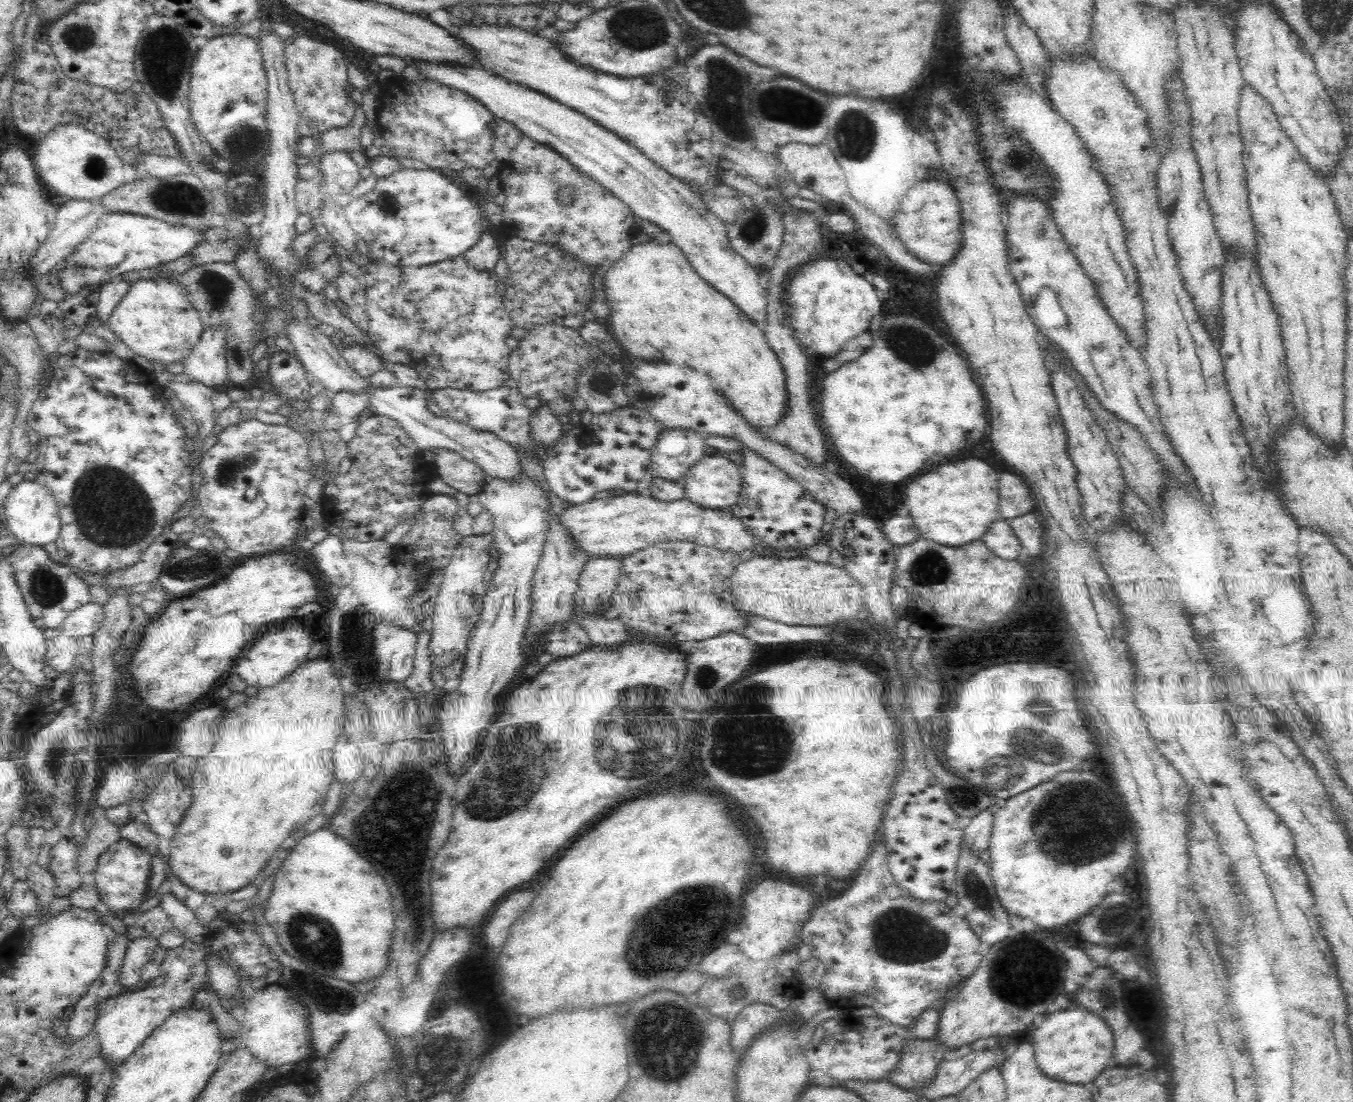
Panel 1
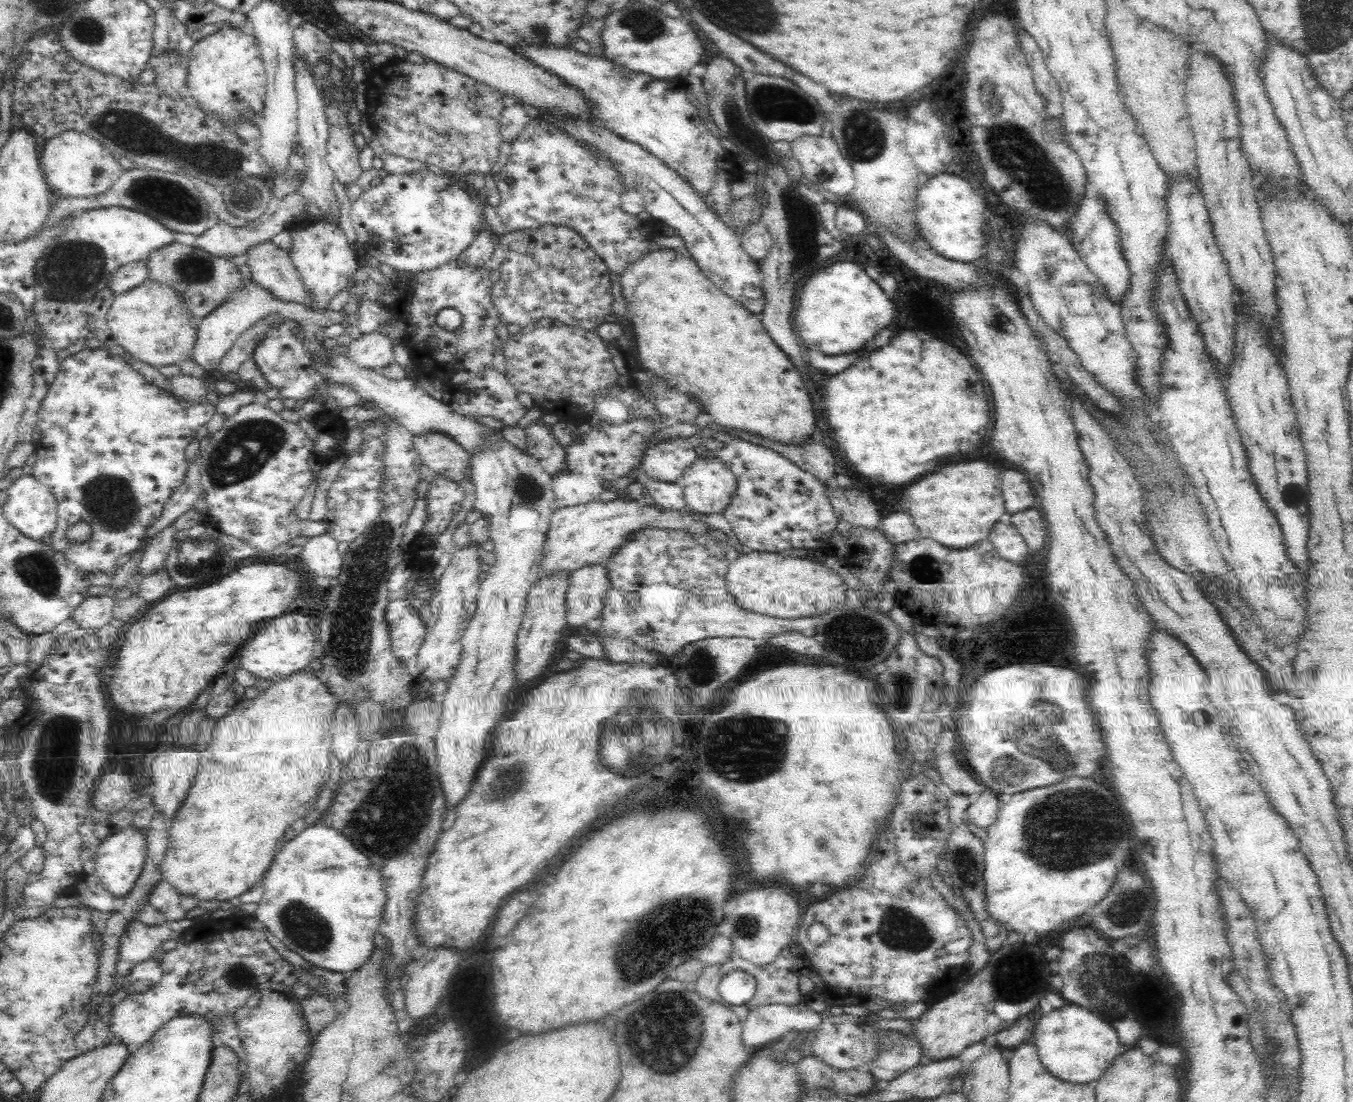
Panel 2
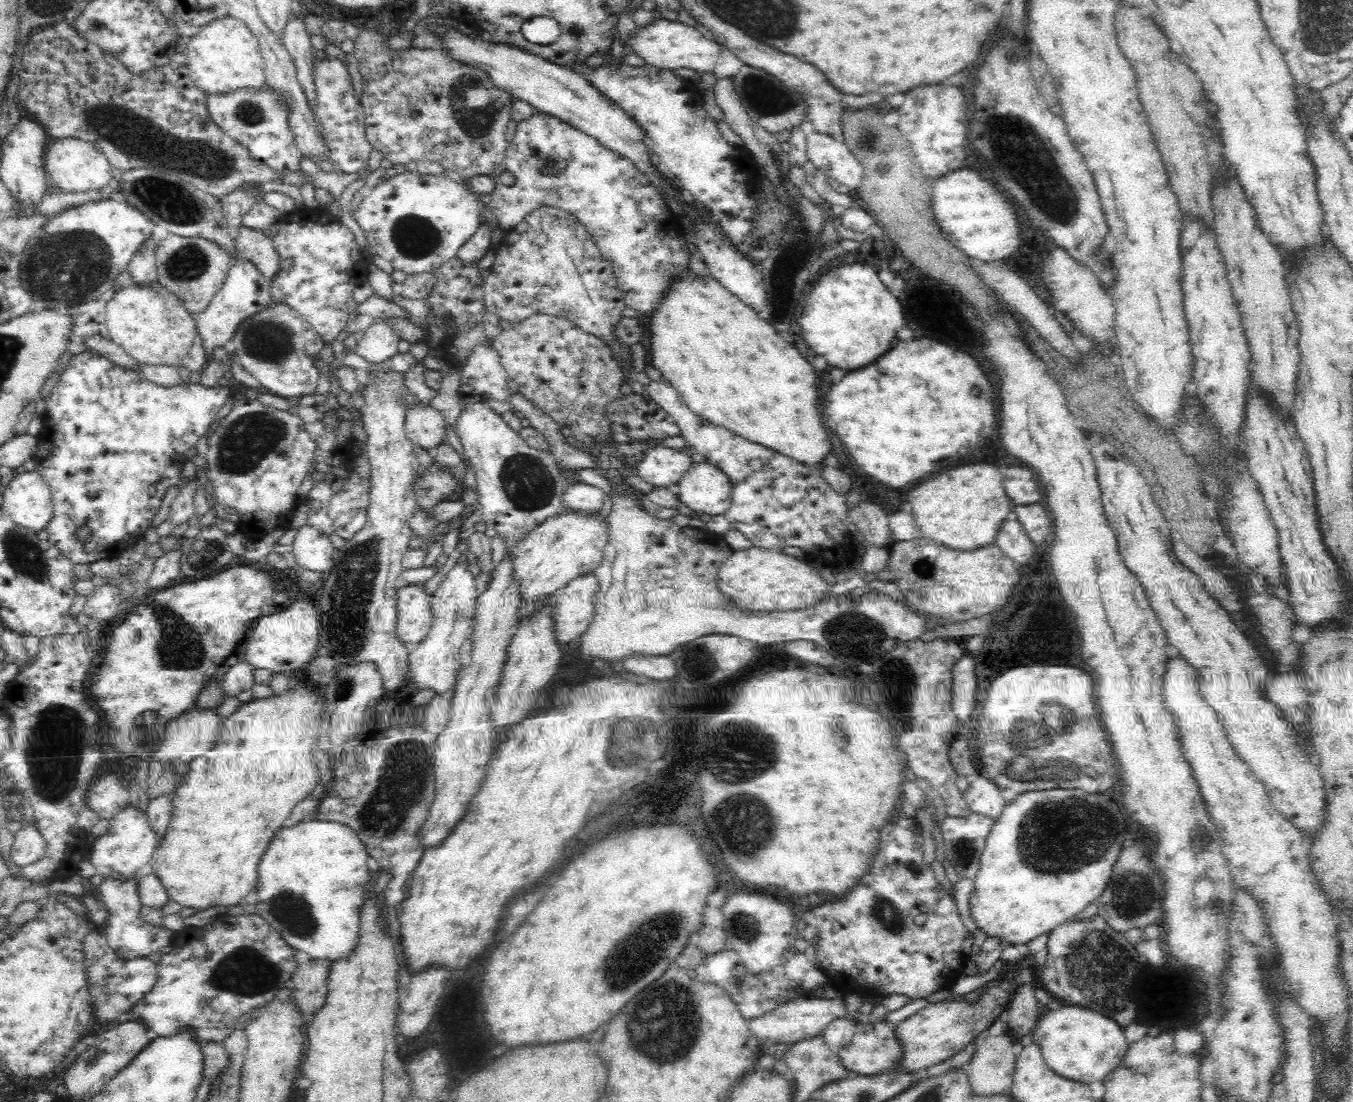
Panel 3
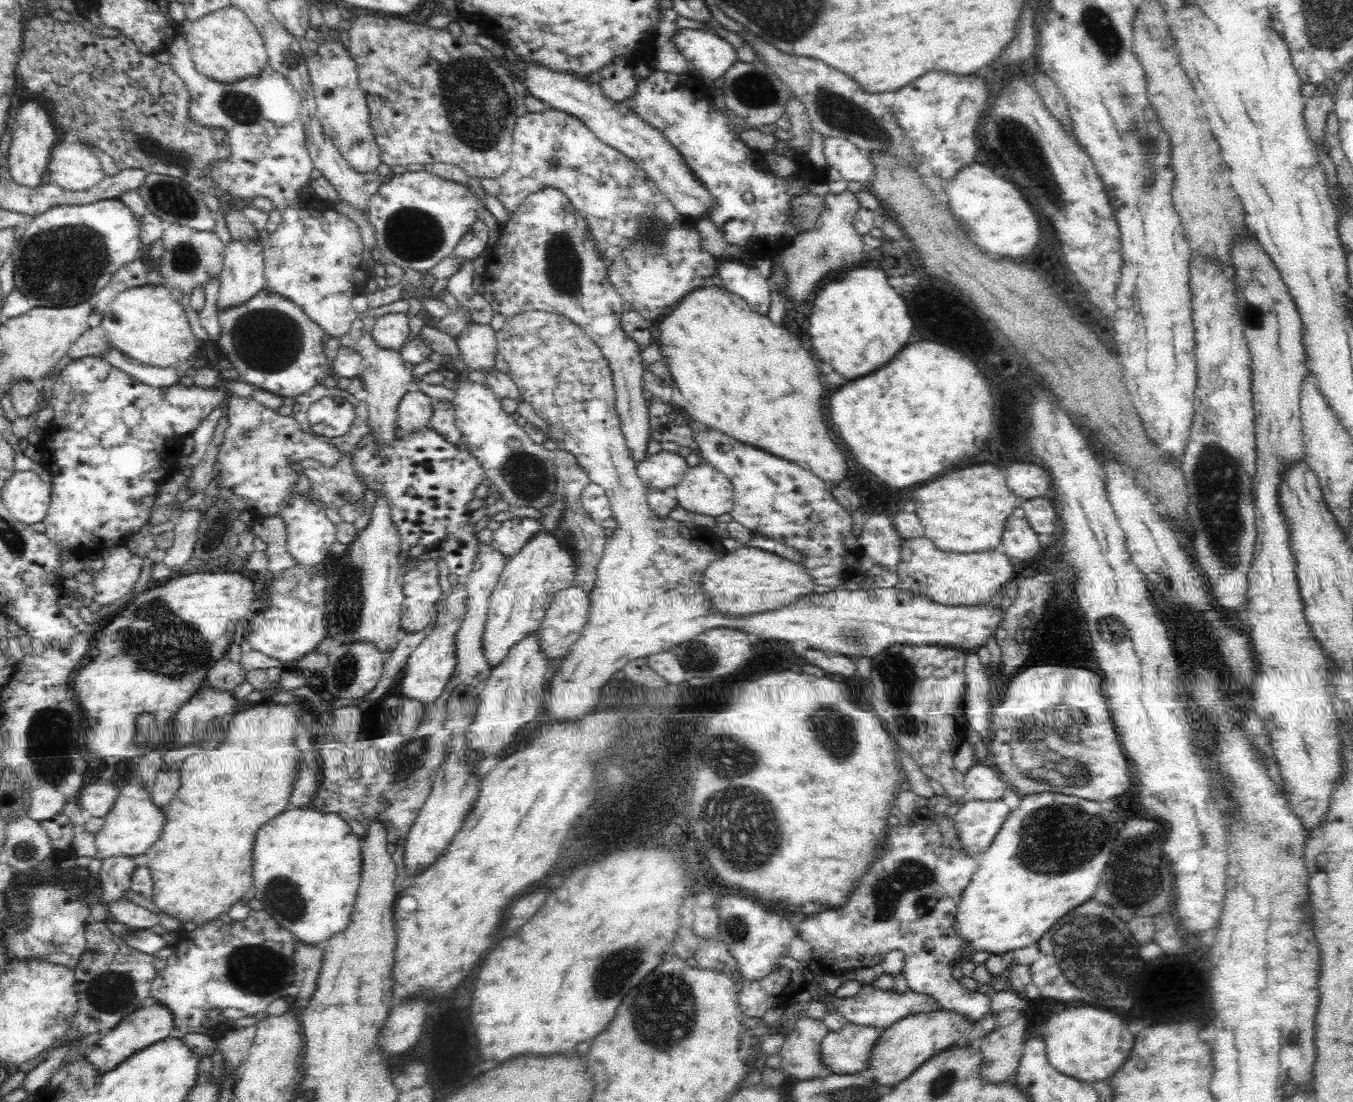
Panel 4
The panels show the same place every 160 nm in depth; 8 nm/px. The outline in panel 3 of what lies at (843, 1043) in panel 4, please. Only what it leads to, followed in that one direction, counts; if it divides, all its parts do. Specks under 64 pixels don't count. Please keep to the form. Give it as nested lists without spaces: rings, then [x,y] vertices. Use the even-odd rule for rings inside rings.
[[[876,1019],[872,1023],[856,1023],[856,1032],[848,1046],[838,1049],[840,1062],[852,1075],[870,1075],[894,1070],[894,1064],[902,1058],[902,1045],[896,1039],[896,1033],[887,1026],[885,1019]]]

